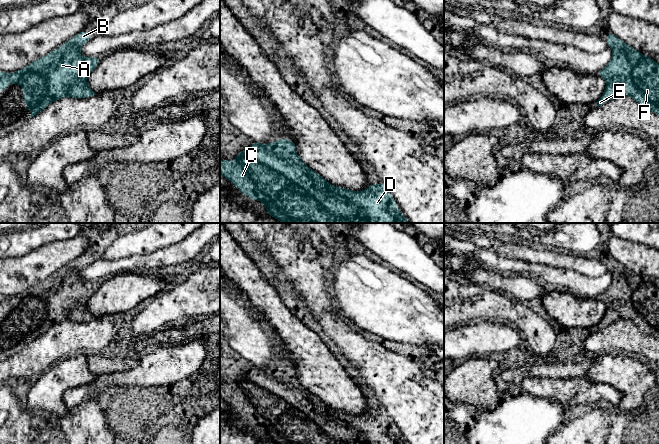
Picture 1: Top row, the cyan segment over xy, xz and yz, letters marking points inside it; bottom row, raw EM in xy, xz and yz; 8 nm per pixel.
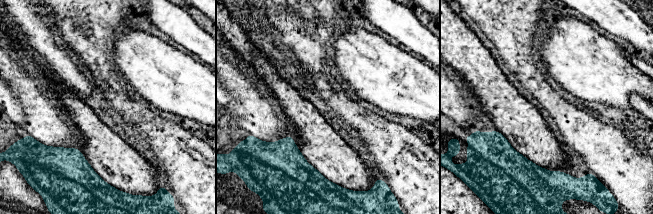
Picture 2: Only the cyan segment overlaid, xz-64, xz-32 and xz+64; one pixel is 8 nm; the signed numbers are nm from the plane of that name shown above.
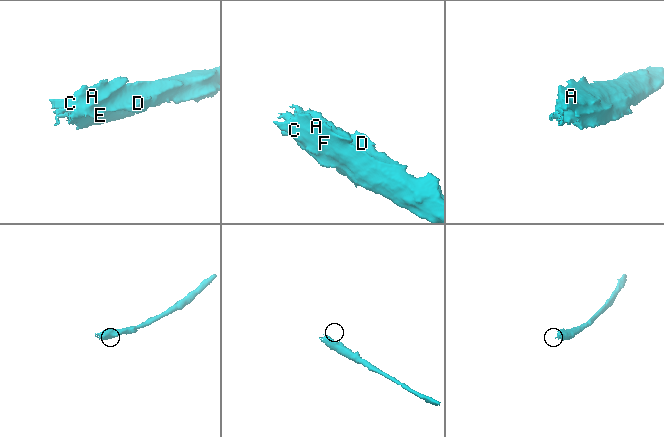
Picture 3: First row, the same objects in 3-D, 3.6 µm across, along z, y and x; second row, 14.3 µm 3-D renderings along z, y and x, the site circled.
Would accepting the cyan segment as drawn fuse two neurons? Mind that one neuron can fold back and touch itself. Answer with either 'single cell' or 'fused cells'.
single cell

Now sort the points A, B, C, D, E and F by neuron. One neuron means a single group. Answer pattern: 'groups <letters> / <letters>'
groups A B C D E F

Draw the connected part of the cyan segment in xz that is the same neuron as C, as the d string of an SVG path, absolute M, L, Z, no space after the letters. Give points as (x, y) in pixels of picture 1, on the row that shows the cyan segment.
M287 138L269 144L262 144L254 140L252 145L246 150L241 150L234 160L220 160L220 174L234 184L243 195L262 202L266 207L266 213L282 223L410 223L397 209L395 199L382 182L376 185L370 182L368 188L362 191L352 191L332 185L301 160L296 152L296 144Z

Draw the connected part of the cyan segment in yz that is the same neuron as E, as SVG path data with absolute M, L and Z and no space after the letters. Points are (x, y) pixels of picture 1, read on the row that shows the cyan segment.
M613 33L605 36L608 47L612 49L611 61L598 72L606 81L606 87L597 101L602 106L619 95L629 95L644 109L659 115L659 64L652 58L629 46Z

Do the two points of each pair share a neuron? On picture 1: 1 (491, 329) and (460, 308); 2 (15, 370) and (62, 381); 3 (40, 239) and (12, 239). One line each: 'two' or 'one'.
1: two
2: two
3: one

